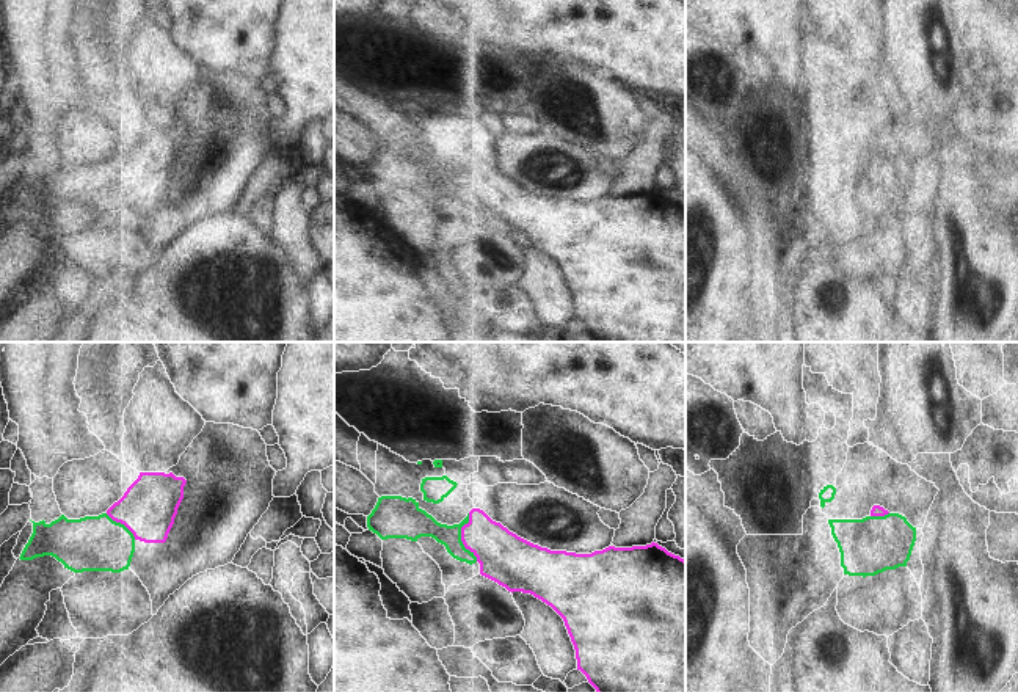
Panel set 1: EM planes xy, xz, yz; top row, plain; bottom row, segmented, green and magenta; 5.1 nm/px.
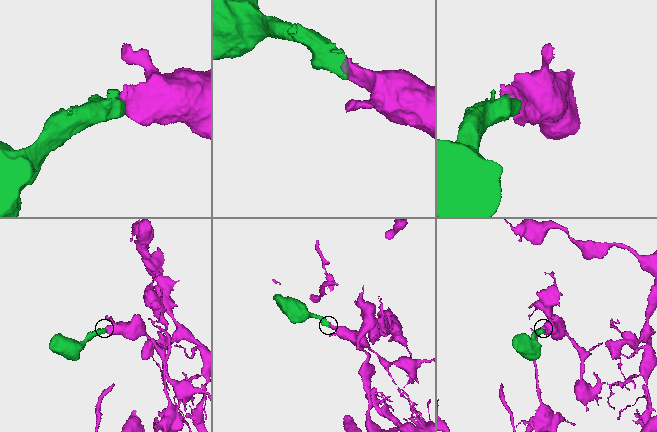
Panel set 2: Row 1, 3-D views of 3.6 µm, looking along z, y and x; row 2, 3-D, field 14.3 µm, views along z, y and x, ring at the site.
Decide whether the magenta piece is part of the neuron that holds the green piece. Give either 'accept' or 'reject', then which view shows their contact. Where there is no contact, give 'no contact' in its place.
accept | xz

